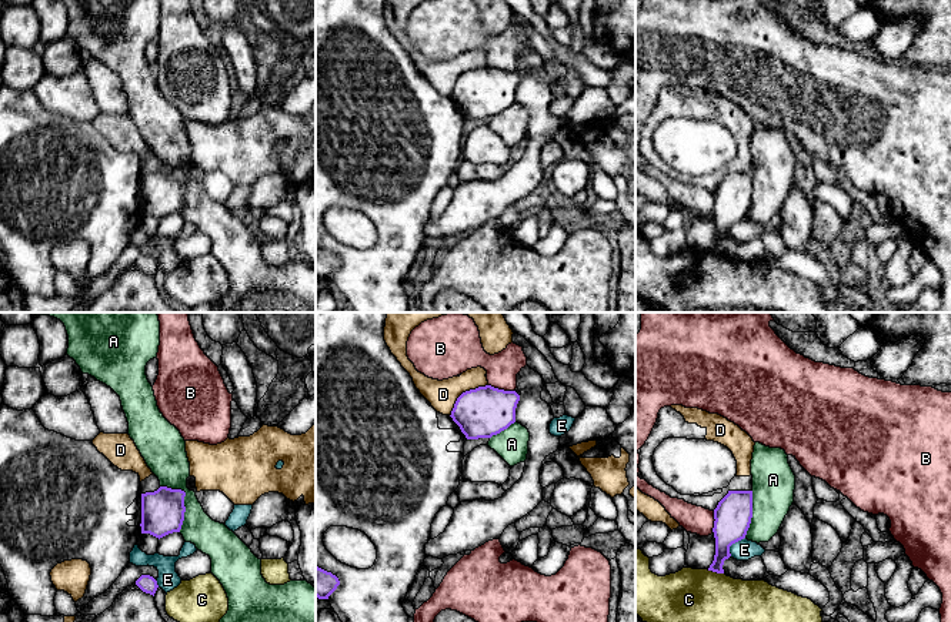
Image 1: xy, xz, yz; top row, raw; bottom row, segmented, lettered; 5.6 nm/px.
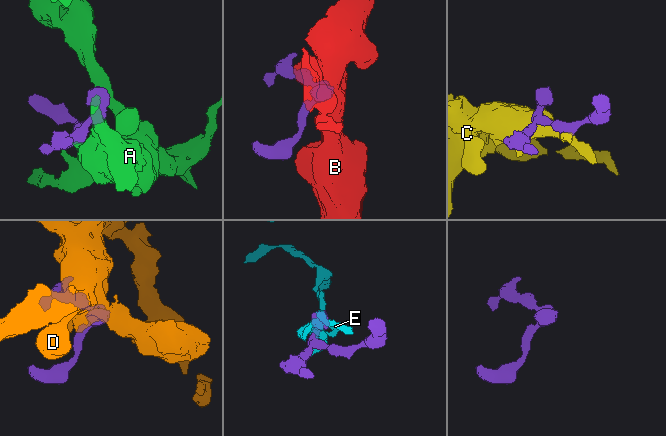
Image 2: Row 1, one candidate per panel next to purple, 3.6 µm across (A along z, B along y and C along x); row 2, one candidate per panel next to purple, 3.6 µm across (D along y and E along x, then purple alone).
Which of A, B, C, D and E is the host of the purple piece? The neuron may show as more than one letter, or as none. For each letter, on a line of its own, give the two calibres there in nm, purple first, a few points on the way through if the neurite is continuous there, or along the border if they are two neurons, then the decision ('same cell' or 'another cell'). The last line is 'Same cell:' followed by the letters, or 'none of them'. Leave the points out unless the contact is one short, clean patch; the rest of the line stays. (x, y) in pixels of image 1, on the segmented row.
A: calibres 240 and 220 nm; border xy (160, 485), (180, 488), (184, 492), (184, 519), (180, 531); another cell
B: calibres 280 and 180 nm; border xz (489, 384), (514, 391); another cell
C: calibres 160 and 300 nm; another cell
D: calibres 280 and 160 nm; another cell
E: calibres 220 and 120 nm; another cell
Same cell: none of them

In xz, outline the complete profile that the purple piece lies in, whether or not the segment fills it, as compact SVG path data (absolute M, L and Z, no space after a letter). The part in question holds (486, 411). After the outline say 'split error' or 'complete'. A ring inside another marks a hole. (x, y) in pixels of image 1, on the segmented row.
M491 385L463 392L451 411L467 439L491 438L515 422L520 395Z; complete

